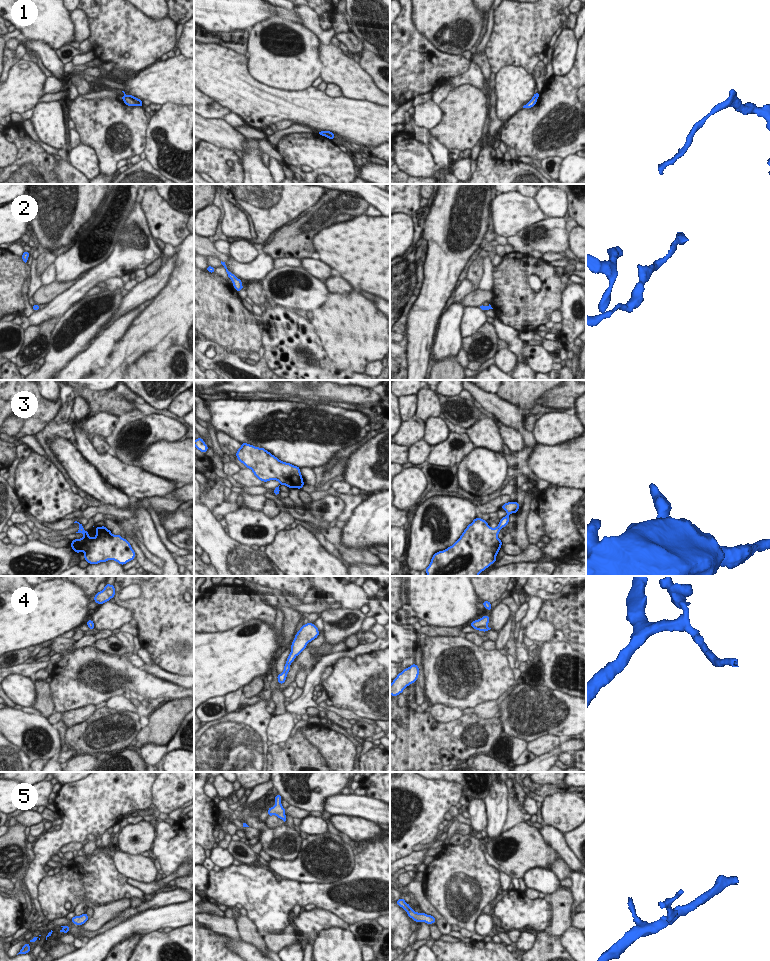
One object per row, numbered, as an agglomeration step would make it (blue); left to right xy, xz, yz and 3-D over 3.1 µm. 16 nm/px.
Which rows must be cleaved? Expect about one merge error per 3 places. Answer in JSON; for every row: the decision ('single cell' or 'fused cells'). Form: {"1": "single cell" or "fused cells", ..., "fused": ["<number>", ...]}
{"1": "fused cells", "2": "single cell", "3": "single cell", "4": "fused cells", "5": "single cell", "fused": ["1", "4"]}

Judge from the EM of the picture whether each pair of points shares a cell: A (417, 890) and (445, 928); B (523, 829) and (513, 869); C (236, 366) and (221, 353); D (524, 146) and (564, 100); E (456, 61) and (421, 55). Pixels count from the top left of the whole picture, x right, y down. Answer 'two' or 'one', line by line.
A: one
B: one
C: one
D: one
E: one

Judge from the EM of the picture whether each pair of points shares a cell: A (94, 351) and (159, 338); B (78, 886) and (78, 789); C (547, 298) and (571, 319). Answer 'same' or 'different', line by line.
A: different
B: different
C: different

